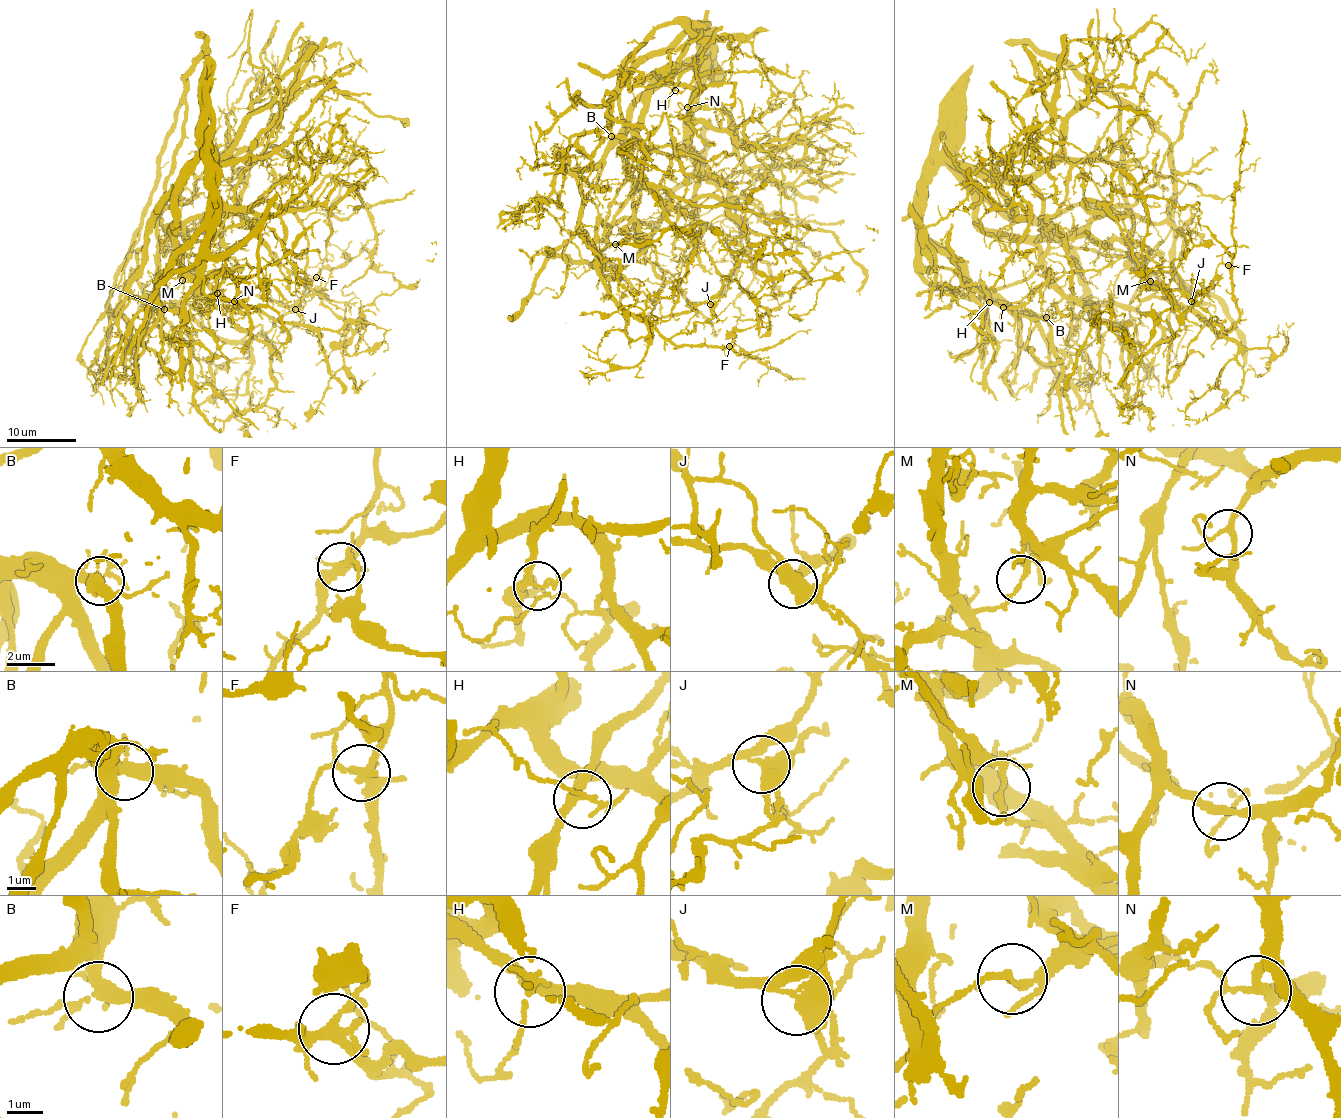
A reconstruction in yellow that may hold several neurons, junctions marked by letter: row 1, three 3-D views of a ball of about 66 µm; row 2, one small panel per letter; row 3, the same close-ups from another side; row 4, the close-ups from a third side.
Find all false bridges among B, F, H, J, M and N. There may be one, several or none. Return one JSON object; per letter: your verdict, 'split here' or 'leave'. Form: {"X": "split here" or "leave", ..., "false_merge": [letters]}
{"B": "leave", "F": "split here", "H": "leave", "J": "split here", "M": "split here", "N": "leave", "false_merge": ["F", "J", "M"]}

